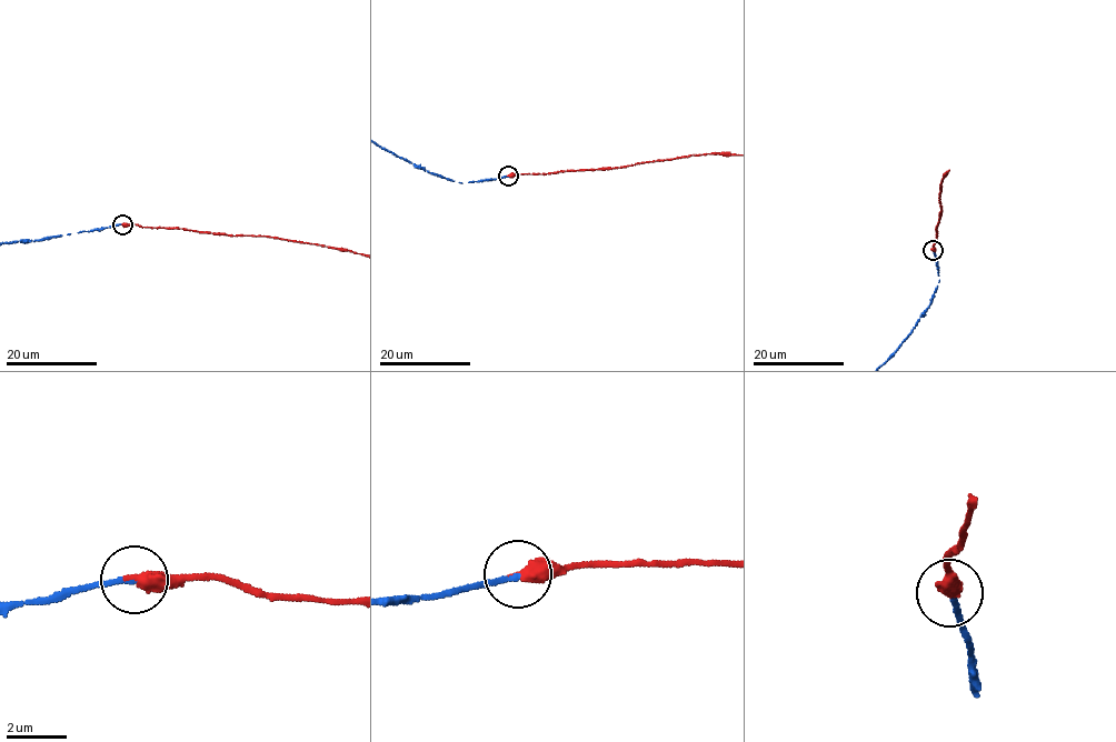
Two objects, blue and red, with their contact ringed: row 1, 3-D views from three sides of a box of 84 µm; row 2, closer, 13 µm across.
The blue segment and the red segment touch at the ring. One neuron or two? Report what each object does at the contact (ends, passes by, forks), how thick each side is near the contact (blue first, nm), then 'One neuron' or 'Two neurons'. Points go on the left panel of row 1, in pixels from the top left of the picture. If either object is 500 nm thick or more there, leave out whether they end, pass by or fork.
Thickness 160 nm (blue) against 500 nm. One neuron

